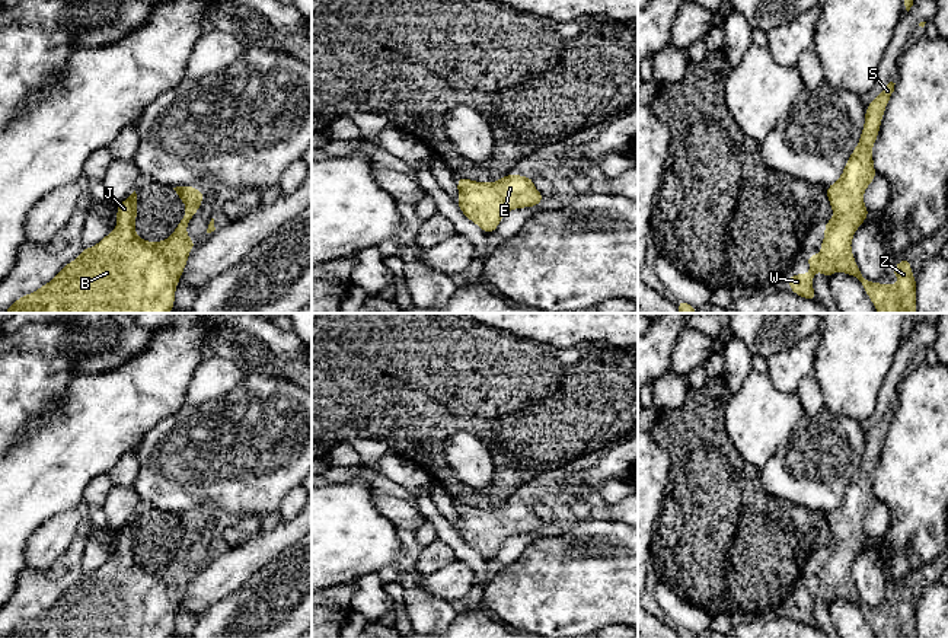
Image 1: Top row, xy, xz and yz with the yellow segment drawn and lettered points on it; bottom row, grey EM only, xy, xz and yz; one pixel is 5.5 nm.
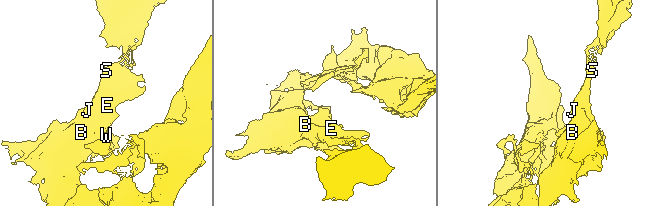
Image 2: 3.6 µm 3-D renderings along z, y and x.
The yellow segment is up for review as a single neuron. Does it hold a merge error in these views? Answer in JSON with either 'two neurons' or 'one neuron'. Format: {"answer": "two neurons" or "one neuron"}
{"answer": "one neuron"}

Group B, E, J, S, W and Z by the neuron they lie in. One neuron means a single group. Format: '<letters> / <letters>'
B E J S W Z

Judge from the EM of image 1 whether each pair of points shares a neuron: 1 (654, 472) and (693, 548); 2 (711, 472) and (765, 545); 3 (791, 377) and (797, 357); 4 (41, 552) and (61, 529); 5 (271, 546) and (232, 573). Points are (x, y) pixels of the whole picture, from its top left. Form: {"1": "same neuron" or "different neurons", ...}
{"1": "different neurons", "2": "same neuron", "3": "same neuron", "4": "same neuron", "5": "same neuron"}

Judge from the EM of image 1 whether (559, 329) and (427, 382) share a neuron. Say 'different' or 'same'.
different

